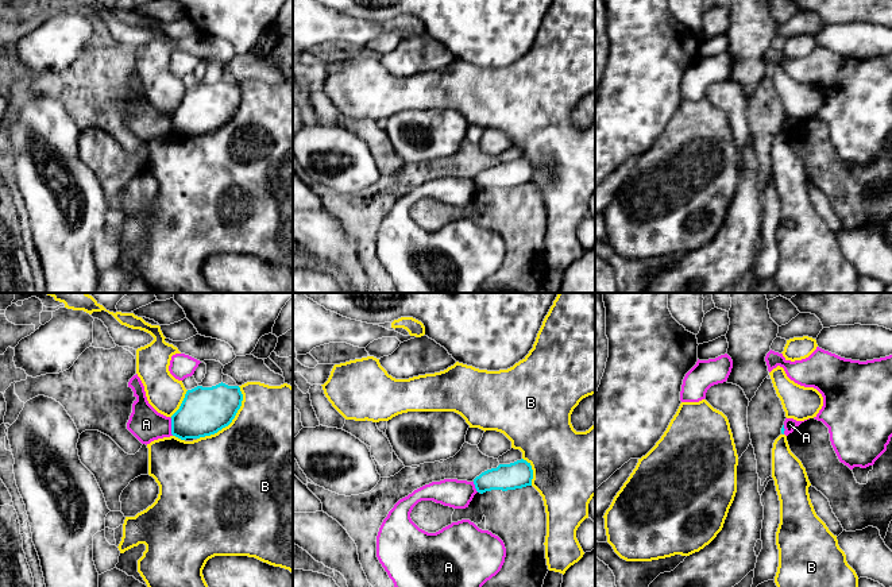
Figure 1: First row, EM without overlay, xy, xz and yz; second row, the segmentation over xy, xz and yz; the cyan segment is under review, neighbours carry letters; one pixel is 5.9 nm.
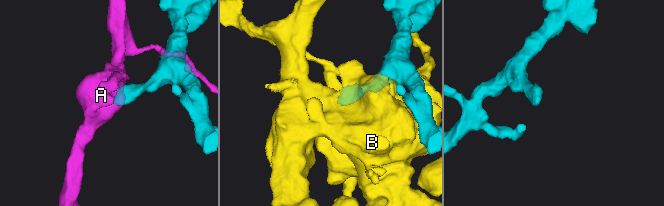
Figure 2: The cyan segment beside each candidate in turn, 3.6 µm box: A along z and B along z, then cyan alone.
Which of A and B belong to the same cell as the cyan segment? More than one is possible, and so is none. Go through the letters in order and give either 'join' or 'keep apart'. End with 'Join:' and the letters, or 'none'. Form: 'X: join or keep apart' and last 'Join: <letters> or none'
A: keep apart
B: keep apart
Join: none

